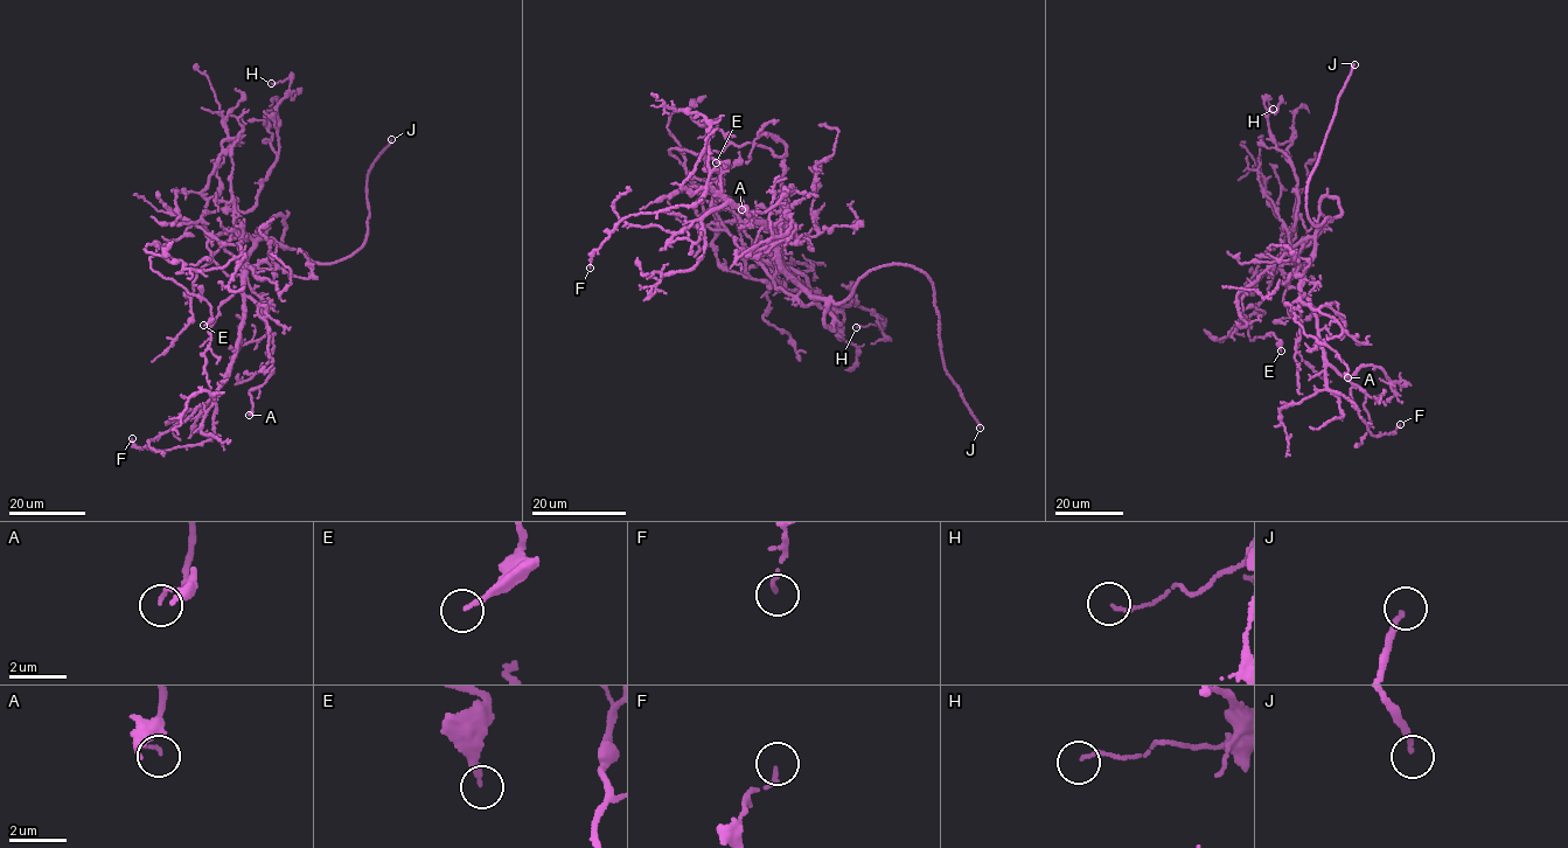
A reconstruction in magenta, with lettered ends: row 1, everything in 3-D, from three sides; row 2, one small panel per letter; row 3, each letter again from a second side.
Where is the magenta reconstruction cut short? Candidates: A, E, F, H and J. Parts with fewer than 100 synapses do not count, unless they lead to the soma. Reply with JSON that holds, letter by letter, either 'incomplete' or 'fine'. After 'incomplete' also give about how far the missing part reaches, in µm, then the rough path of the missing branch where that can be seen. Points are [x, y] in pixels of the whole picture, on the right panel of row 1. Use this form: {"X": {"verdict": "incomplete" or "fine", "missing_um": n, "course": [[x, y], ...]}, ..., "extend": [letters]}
{"A": {"verdict": "fine"}, "E": {"verdict": "fine"}, "F": {"verdict": "fine"}, "H": {"verdict": "fine"}, "J": {"verdict": "incomplete", "missing_um": 35}, "extend": ["J"]}

